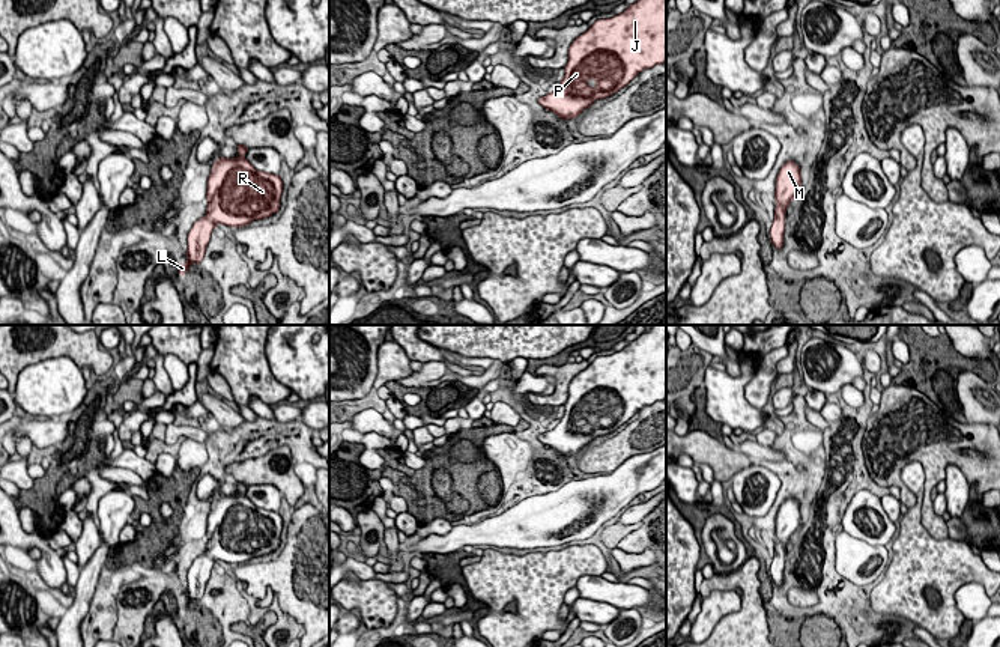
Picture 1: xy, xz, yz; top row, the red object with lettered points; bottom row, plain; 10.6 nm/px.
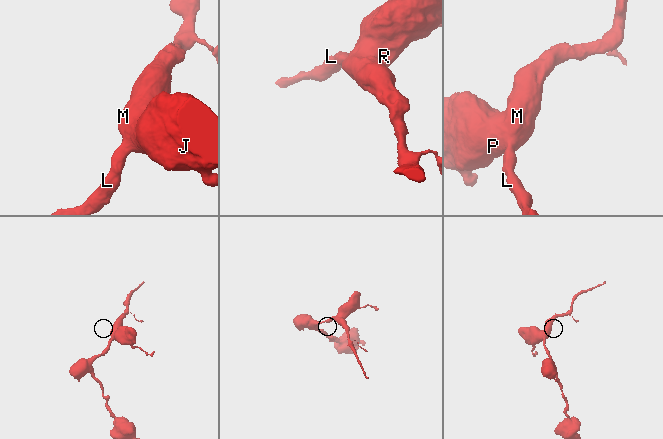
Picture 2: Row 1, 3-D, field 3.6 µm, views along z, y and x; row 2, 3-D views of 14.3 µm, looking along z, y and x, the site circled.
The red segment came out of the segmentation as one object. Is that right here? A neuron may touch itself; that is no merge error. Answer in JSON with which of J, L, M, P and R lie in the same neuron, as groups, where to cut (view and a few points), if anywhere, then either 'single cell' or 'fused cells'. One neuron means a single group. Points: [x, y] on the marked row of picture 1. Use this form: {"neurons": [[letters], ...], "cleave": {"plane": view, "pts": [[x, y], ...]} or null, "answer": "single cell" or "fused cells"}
{"neurons": [["J", "L", "M", "P", "R"]], "cleave": null, "answer": "single cell"}

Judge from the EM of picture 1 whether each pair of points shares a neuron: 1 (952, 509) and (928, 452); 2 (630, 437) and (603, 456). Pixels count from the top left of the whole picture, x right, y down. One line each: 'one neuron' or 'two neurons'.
1: two neurons
2: one neuron

